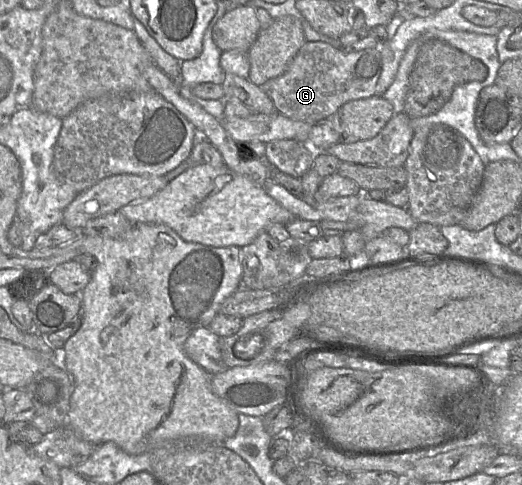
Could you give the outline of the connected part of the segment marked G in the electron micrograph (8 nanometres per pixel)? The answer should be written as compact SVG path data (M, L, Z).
M306 41L284 73L259 87L272 100L279 114L295 121L316 124L349 101L374 96L381 71L382 58L377 47L343 52L325 42Z

